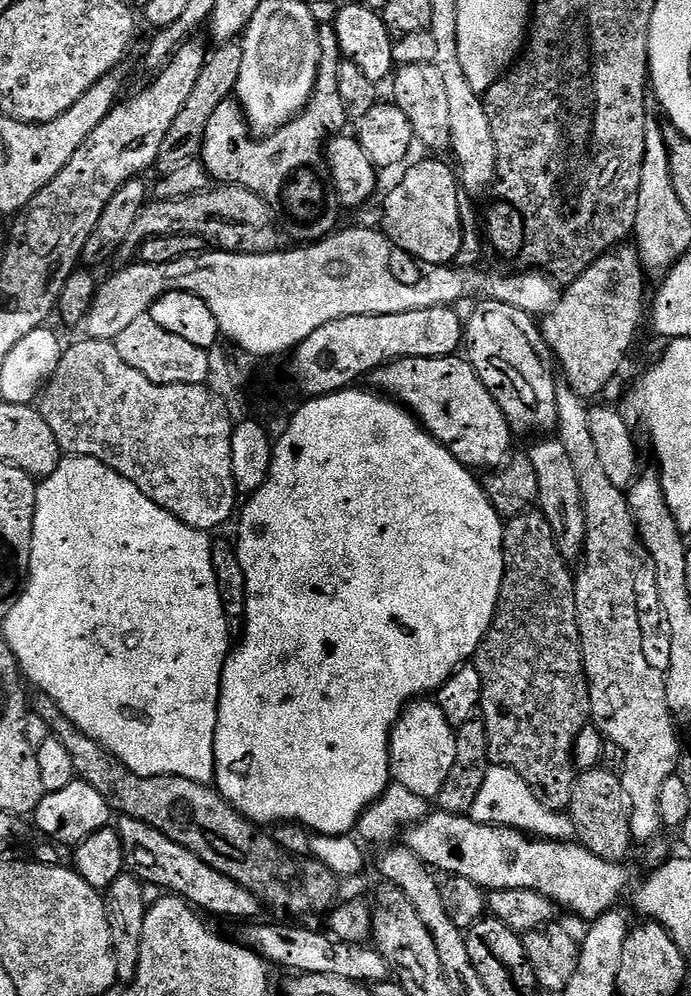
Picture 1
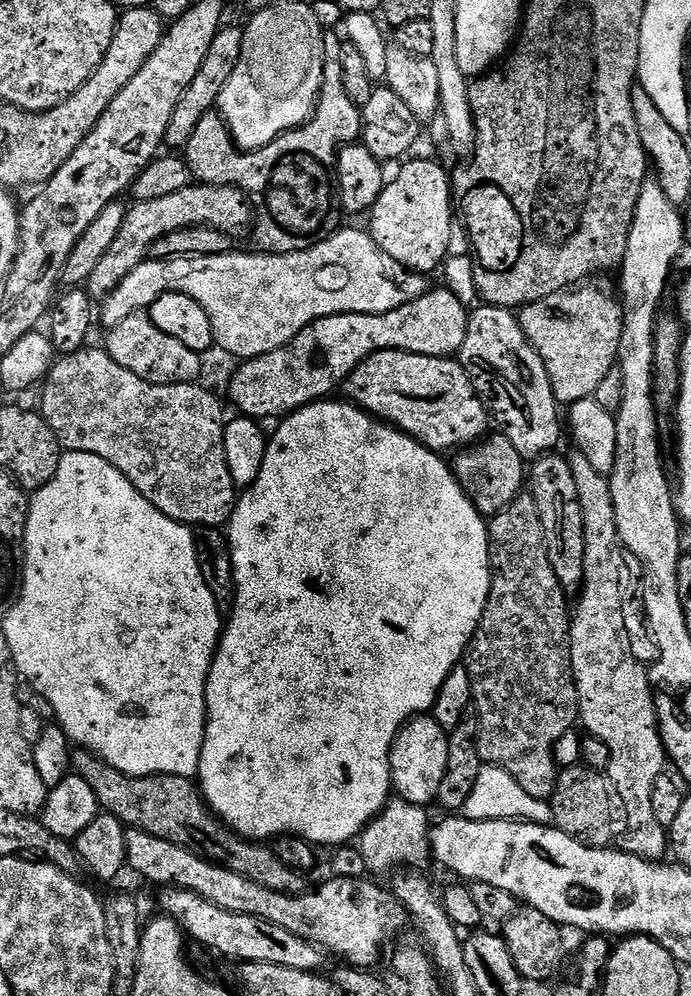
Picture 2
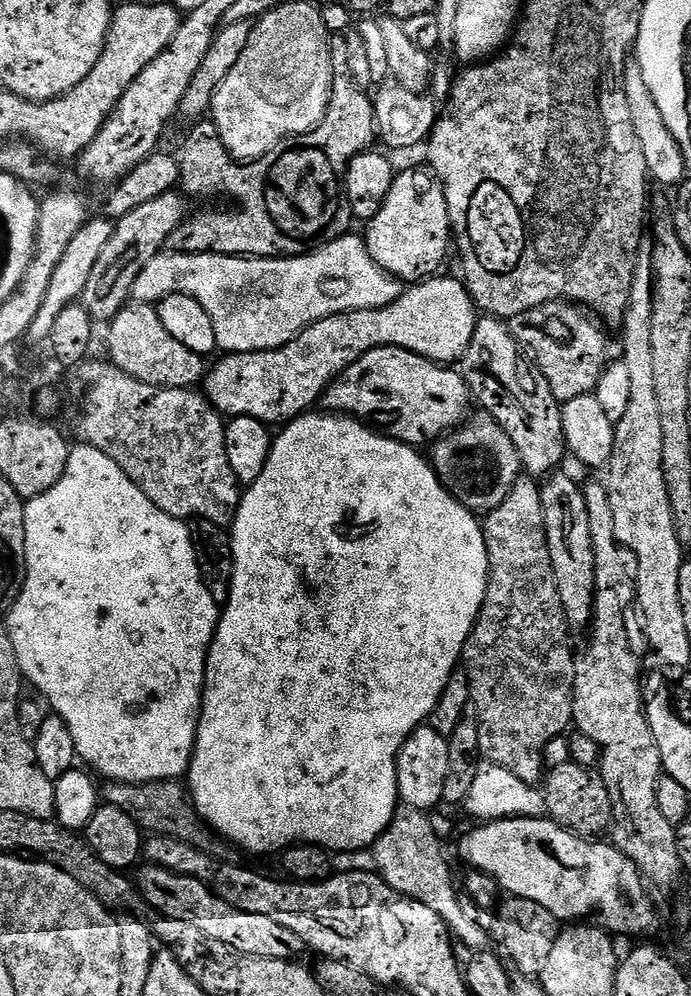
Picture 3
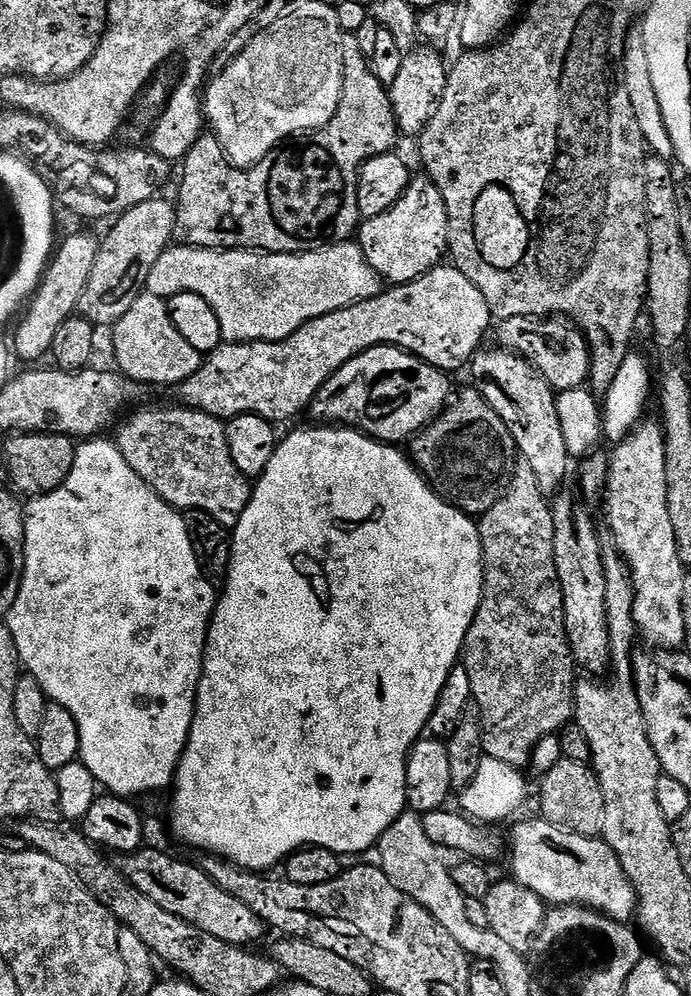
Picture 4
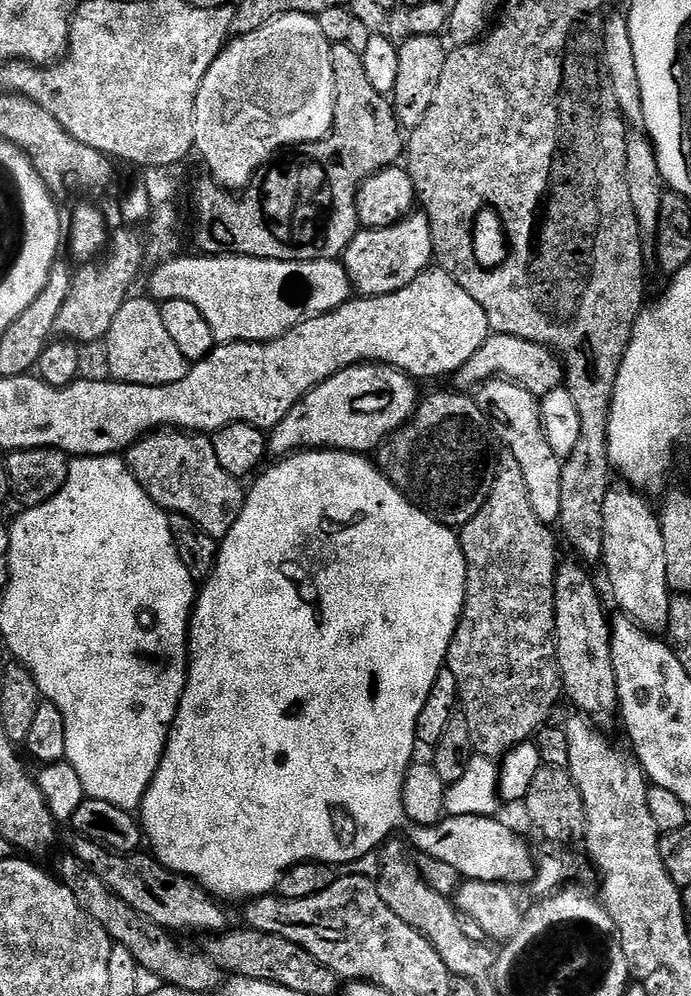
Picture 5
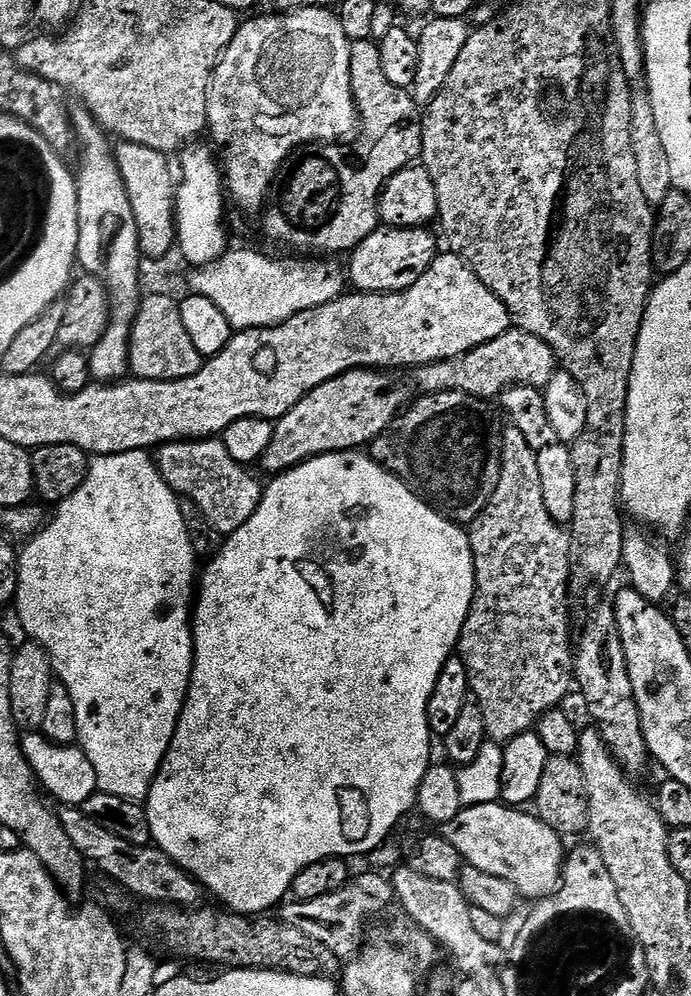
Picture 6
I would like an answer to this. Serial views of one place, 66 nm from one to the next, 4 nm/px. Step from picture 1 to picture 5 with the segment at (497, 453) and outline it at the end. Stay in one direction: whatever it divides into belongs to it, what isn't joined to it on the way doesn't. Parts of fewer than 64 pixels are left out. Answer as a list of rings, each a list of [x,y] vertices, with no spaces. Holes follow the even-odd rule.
[[[365,362],[362,364],[355,364],[349,368],[344,368],[338,374],[334,374],[330,378],[326,378],[326,382],[322,382],[318,386],[314,386],[314,390],[310,390],[300,399],[294,406],[294,410],[290,410],[290,414],[286,414],[286,418],[282,418],[270,432],[270,452],[273,457],[276,458],[287,458],[301,450],[312,450],[317,446],[339,446],[344,450],[359,450],[361,453],[371,453],[371,448],[376,448],[380,443],[387,441],[392,437],[394,433],[398,431],[403,424],[407,424],[412,419],[412,415],[416,412],[417,408],[420,407],[422,401],[422,394],[420,394],[420,388],[416,384],[417,381],[413,379],[409,373],[405,372],[404,369],[396,367],[395,364],[386,364],[383,362]]]

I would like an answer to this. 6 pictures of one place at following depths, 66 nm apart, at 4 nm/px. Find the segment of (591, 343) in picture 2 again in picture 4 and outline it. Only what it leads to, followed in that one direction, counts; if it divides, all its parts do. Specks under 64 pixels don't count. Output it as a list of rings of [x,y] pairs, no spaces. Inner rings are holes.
[[[519,316],[518,318],[506,318],[505,320],[499,321],[494,328],[494,336],[496,332],[495,343],[499,345],[501,349],[507,349],[510,352],[516,353],[520,357],[524,357],[528,363],[540,372],[544,377],[544,380],[549,384],[554,393],[559,394],[566,391],[574,391],[576,389],[583,389],[585,385],[589,383],[590,373],[592,370],[592,355],[588,352],[588,342],[584,339],[584,335],[580,332],[579,328],[573,326],[571,323],[565,322],[560,318],[533,318],[531,316]]]

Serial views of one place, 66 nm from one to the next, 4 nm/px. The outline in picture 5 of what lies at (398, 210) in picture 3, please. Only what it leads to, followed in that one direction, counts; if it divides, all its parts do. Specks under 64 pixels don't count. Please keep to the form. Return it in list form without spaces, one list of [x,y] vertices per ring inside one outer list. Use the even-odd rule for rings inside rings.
[[[413,214],[385,228],[369,228],[356,233],[342,258],[360,296],[385,296],[397,292],[428,271],[433,263],[434,224],[424,216]]]

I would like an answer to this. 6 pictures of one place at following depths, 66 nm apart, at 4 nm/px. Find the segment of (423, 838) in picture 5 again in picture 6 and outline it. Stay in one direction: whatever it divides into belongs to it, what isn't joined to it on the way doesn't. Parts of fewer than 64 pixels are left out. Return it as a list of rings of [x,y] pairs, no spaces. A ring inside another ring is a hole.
[[[487,800],[482,804],[463,807],[459,814],[441,827],[440,832],[445,842],[454,847],[469,867],[507,882],[519,897],[537,900],[557,891],[562,879],[566,848],[563,848],[564,840],[558,832],[546,826],[533,813],[524,812],[527,811],[496,800]]]

